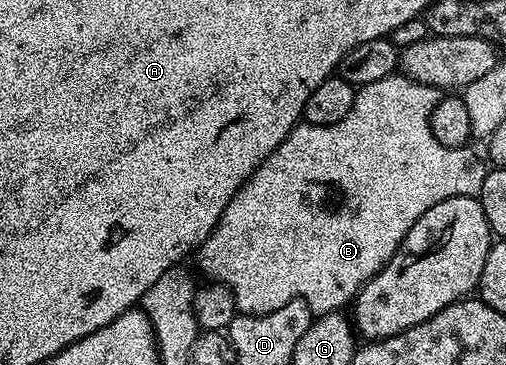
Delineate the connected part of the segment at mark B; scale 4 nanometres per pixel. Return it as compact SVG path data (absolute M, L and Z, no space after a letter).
M402 72L386 76L386 80L374 80L374 84L366 84L356 91L354 108L338 120L338 124L319 126L306 121L299 121L296 127L266 156L266 160L255 172L248 177L238 188L238 192L226 204L226 212L218 220L218 224L210 232L208 239L200 243L198 255L200 254L200 266L209 275L209 279L223 282L234 292L237 311L241 314L265 314L274 312L274 308L282 308L295 298L306 300L308 307L312 309L313 315L334 314L343 311L355 299L355 296L364 285L372 279L379 270L394 256L396 248L402 244L406 232L414 228L414 224L434 204L442 204L442 200L451 198L476 198L482 188L482 180L486 180L489 167L485 159L472 151L472 148L446 148L434 140L434 132L430 128L430 116L432 110L437 106L442 97L441 91L435 90L433 86L418 84L413 78L407 78Z

